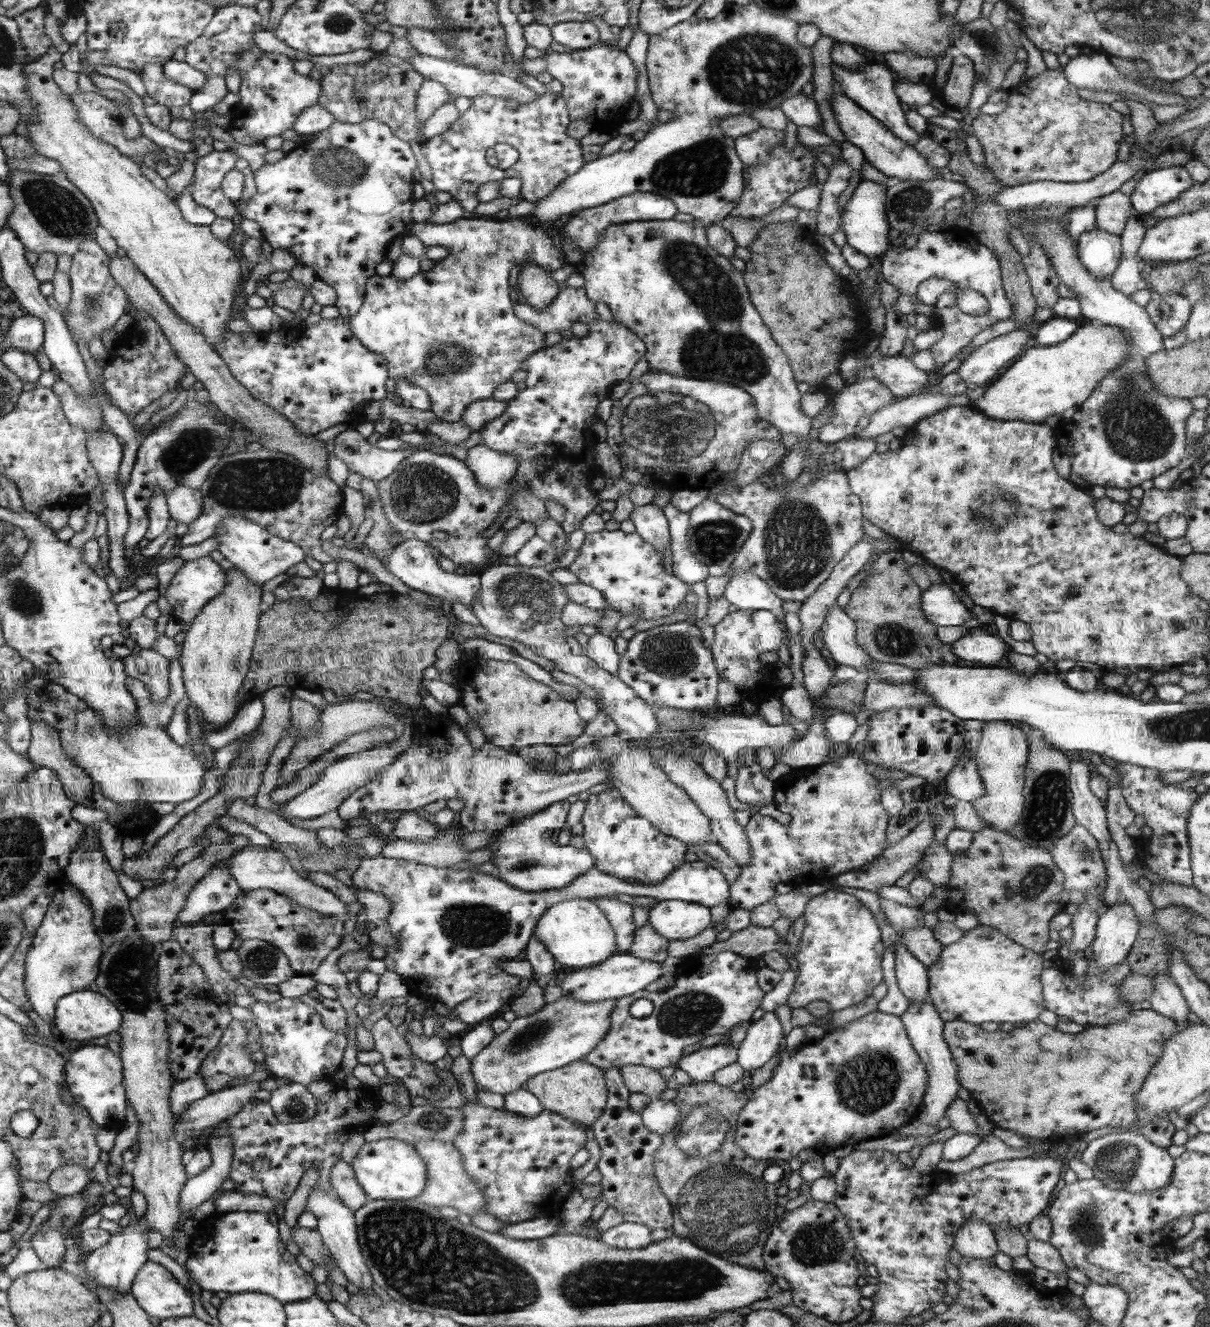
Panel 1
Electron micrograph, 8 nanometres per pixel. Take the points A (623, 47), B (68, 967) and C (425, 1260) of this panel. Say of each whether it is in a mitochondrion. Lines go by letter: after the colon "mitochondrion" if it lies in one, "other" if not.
A: other
B: mitochondrion
C: mitochondrion

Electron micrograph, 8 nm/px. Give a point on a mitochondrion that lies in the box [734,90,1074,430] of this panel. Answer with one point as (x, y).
(908, 205)

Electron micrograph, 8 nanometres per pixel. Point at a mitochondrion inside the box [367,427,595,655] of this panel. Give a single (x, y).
(422, 492)

